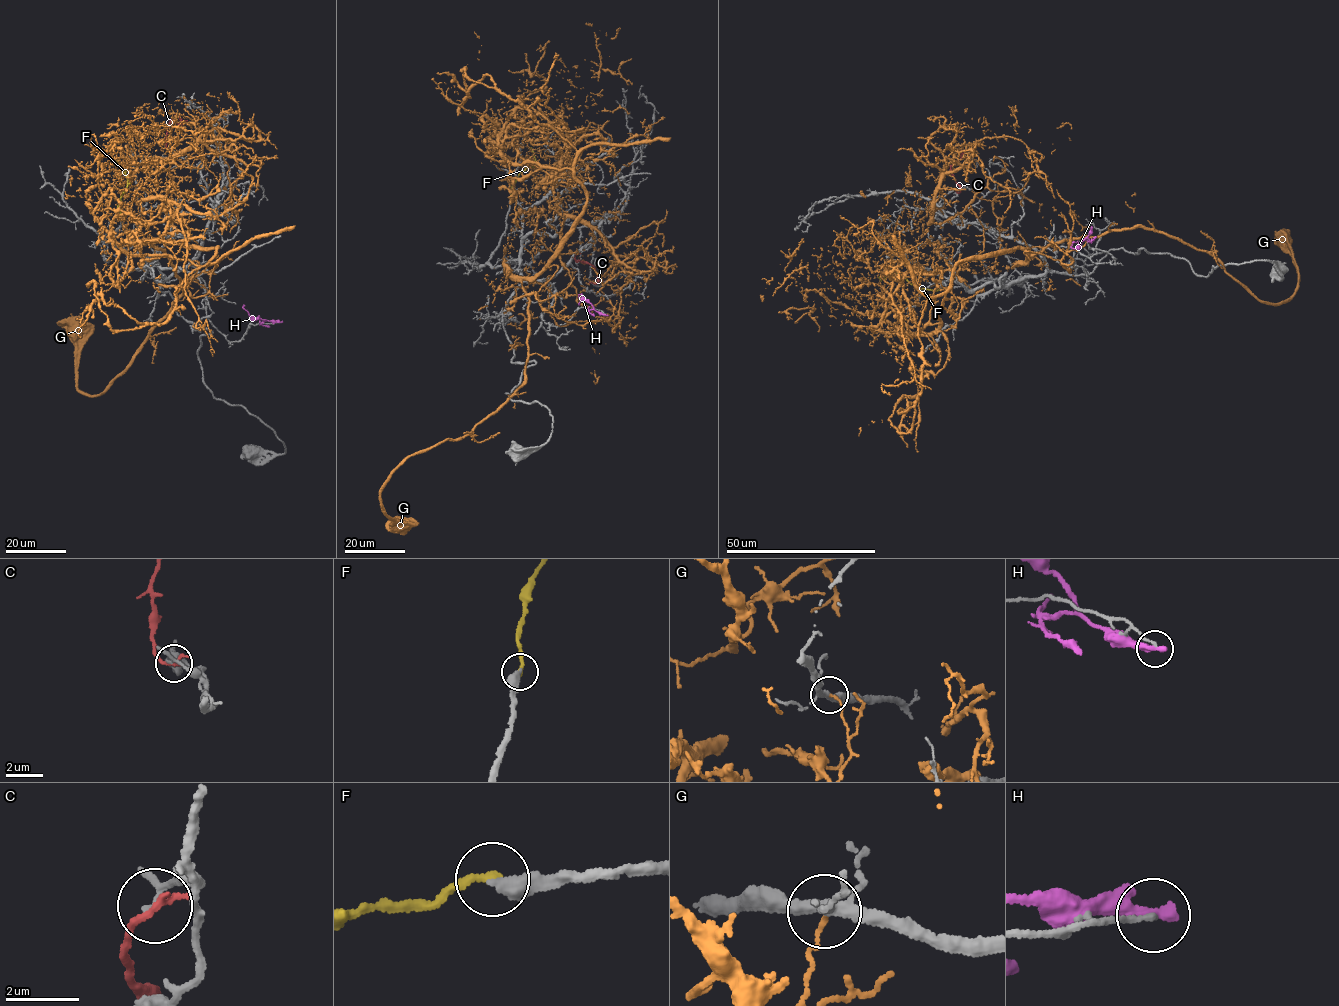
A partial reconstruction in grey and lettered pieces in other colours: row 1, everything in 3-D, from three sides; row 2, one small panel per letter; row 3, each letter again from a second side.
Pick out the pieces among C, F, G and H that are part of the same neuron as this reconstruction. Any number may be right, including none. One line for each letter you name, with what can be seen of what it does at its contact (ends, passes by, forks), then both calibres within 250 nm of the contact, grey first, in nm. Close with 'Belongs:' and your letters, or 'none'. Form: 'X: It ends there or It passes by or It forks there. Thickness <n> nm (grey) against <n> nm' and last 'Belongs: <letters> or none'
Belongs: none

